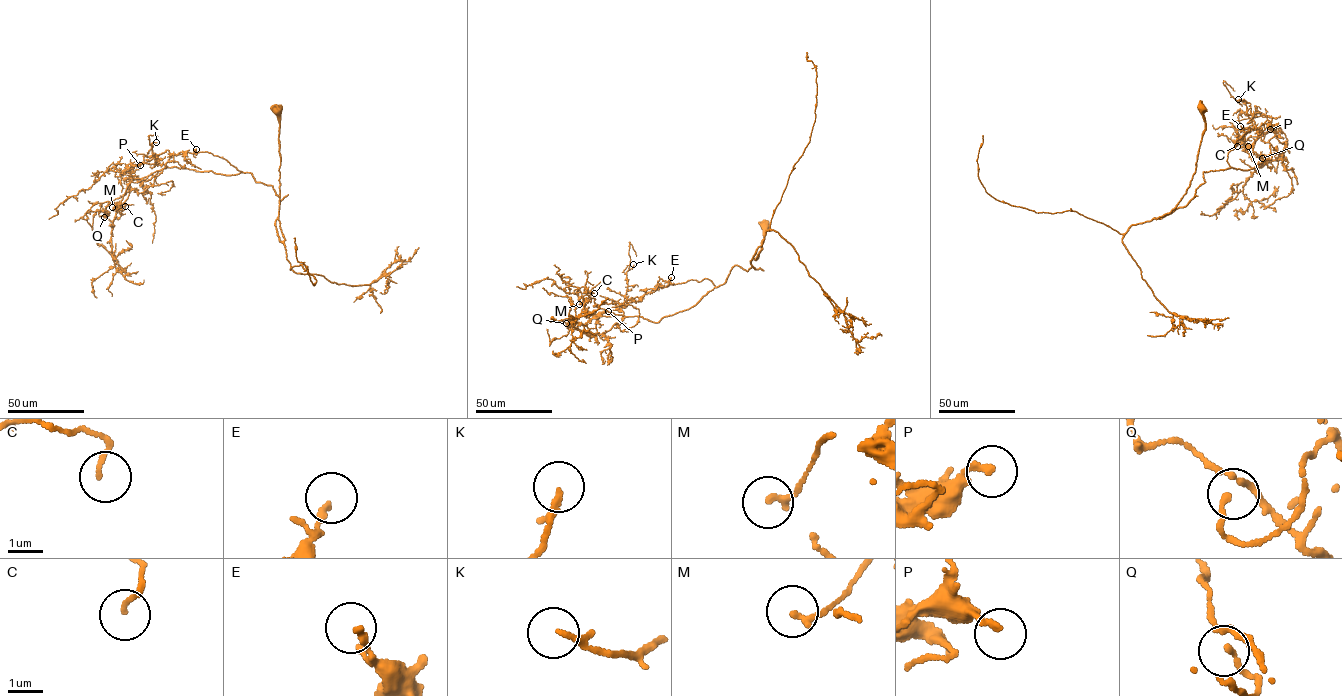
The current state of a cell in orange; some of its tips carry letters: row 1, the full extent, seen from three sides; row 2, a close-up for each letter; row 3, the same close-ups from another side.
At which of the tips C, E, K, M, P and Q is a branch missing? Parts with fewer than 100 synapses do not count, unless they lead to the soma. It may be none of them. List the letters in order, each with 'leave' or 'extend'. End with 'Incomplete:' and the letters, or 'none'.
C: leave
E: leave
K: leave
M: leave
P: leave
Q: leave
Incomplete: none

